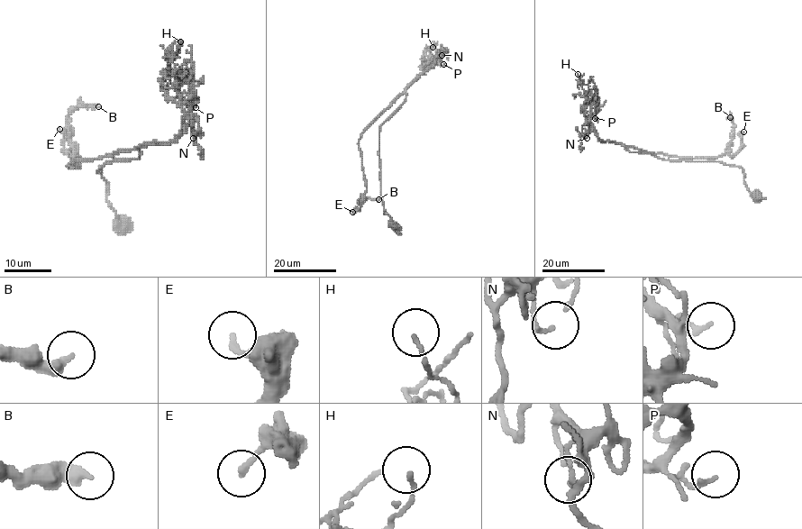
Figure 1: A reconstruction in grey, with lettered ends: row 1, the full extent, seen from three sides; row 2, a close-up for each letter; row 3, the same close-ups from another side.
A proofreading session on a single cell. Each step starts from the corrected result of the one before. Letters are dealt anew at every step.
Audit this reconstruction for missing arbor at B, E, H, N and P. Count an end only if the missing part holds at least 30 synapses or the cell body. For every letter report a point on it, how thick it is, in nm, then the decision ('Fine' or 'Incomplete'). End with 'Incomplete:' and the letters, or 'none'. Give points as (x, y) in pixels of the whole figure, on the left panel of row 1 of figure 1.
B: Place: (98, 106). Thickness 320 nm. Fine
E: Place: (59, 129). Thickness 190 nm. Fine
H: Place: (180, 41). Thickness 100 nm. Fine
N: Place: (193, 138). Thickness 140 nm. Fine
P: Place: (195, 107). Thickness 140 nm. Fine
Incomplete: none

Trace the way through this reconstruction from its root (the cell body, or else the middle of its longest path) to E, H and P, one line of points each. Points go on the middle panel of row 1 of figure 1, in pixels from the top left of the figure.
E: (405, 93), (363, 132), (359, 140), (366, 192), (362, 204), (352, 212)
H: (405, 93), (434, 63), (435, 59), (425, 53), (432, 47)
P: (405, 93), (437, 59), (438, 63), (443, 64)

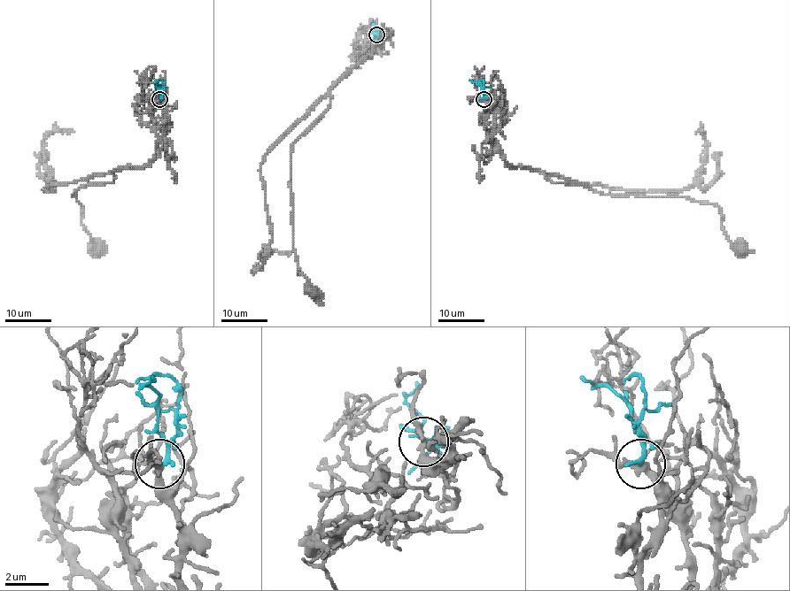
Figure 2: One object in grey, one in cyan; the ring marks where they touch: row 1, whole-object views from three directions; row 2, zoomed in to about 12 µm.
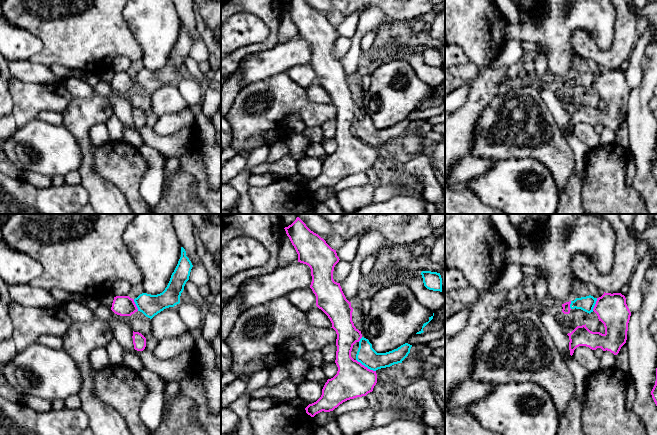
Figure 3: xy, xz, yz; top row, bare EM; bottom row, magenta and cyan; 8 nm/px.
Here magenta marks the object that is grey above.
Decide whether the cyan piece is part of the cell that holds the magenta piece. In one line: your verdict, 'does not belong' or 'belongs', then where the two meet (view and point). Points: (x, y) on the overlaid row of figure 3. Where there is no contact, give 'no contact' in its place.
belongs | xz (366, 367)

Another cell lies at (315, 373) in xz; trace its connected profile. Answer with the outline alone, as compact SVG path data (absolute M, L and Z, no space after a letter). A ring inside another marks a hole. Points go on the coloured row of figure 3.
M312 366L307 373L306 380L318 382L318 383L327 382L325 373L320 366Z

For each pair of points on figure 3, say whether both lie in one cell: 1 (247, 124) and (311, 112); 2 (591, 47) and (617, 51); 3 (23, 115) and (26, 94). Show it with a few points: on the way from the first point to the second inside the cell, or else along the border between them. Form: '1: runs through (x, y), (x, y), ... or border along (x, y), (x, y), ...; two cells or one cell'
1: runs through (263, 113), (273, 107), (295, 107); one cell
2: runs through (597, 53), (611, 54); one cell
3: runs through (24, 110), (26, 99); one cell

